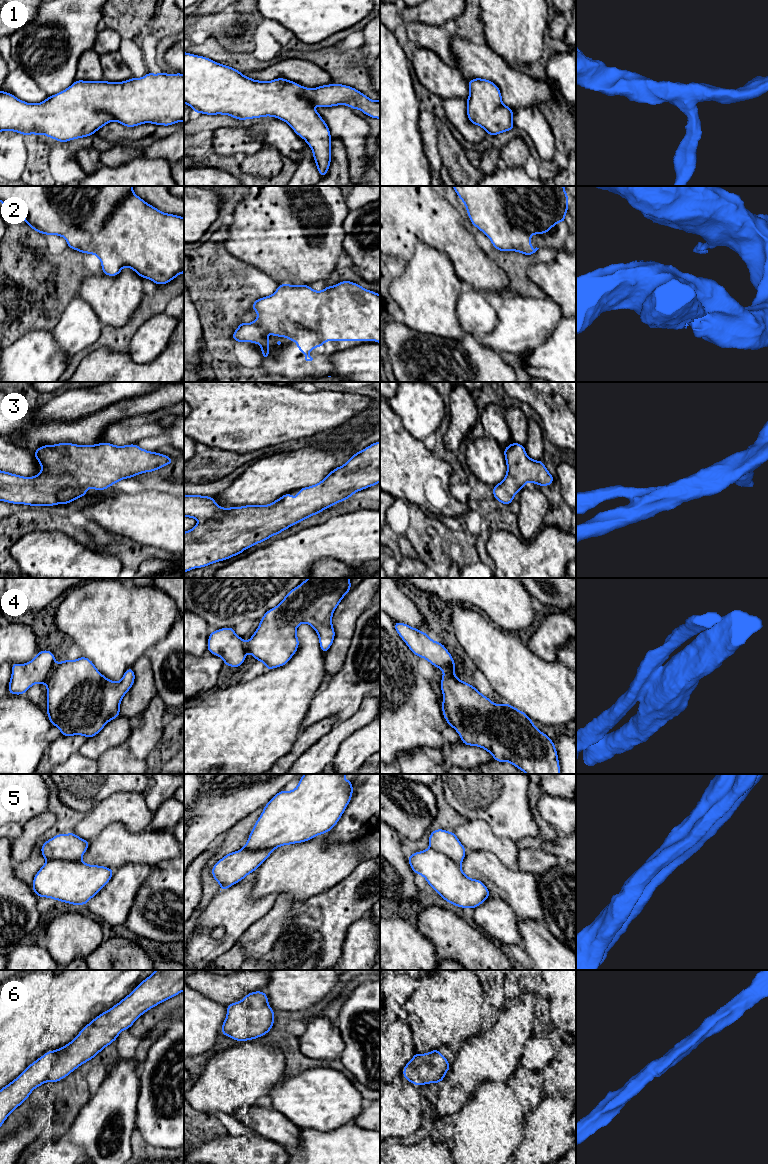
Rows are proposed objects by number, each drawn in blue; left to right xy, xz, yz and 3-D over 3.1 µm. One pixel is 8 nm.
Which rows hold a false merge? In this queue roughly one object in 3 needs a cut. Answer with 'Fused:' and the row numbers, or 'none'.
Fused: 5

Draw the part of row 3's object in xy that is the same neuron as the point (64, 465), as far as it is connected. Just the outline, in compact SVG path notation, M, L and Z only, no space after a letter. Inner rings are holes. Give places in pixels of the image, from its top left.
M107 442L95 445L58 443L43 445L34 451L35 458L42 466L37 476L23 477L0 470L0 501L29 506L53 506L68 504L86 496L86 490L106 490L120 480L138 474L153 472L174 459L164 454L144 450L136 444L116 446Z

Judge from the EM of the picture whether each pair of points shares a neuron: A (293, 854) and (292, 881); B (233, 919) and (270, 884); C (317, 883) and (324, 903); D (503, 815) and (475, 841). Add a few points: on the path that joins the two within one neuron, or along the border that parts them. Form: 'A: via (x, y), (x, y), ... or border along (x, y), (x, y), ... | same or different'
A: via (293, 861), (292, 874) | same
B: border along (254, 875), (252, 899), (277, 896) | different
C: border along (341, 881), (309, 897), (300, 905) | different
D: border along (468, 819), (482, 819), (497, 835), (510, 839) | different

